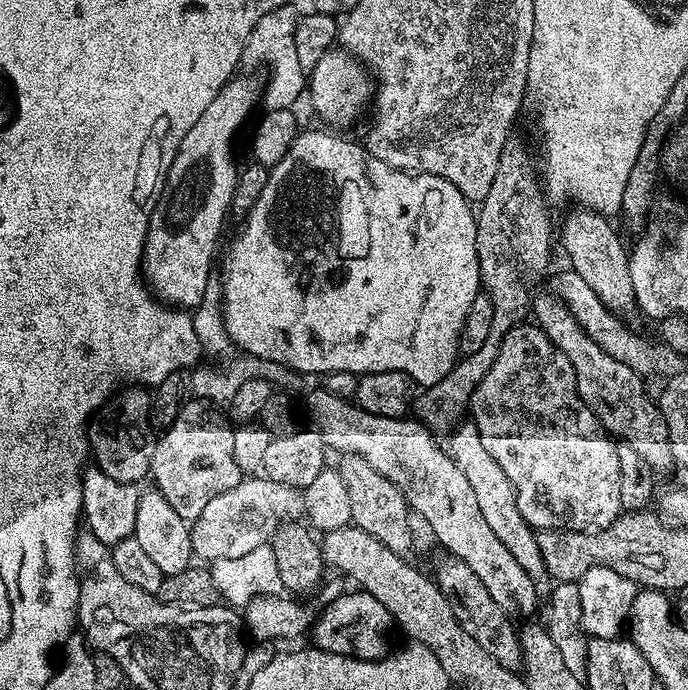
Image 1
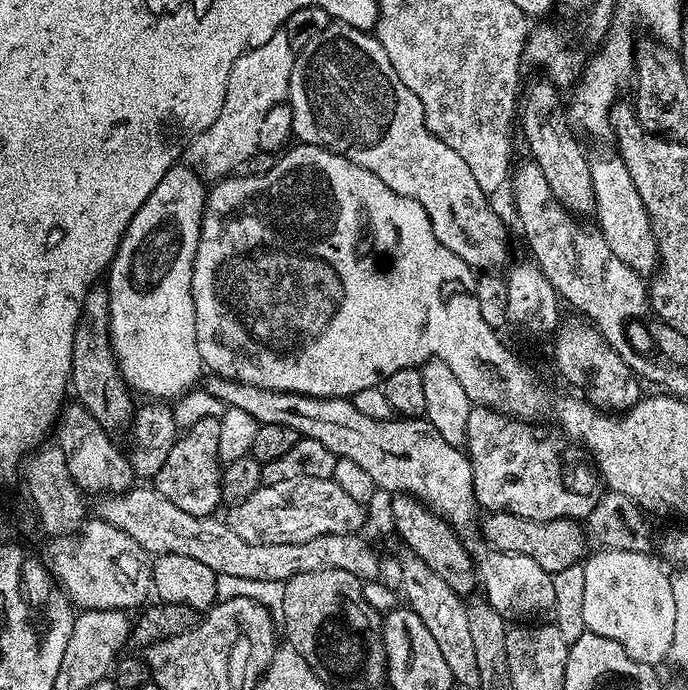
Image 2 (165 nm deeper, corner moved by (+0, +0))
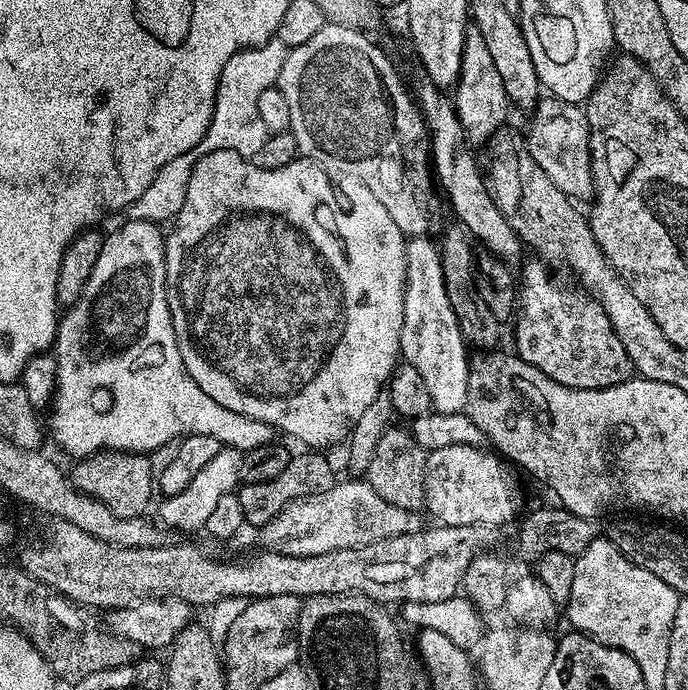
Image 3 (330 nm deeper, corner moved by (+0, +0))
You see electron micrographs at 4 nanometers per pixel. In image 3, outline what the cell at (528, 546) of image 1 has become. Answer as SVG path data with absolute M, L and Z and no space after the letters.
M427 235L413 236L405 243L404 253L408 261L406 262L406 282L404 283L404 321L402 322L402 330L400 331L400 355L403 363L414 366L414 370L418 370L418 374L426 381L426 387L430 393L430 402L433 409L437 413L454 414L455 412L464 412L468 408L468 373L470 371L470 352L469 345L465 343L462 330L459 328L458 318L454 314L454 309L450 306L449 295L446 292L446 286L443 282L442 262L440 261L440 249L435 239L428 240Z

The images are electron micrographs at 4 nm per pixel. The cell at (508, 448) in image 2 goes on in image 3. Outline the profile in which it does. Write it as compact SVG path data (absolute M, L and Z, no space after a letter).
M452 445L428 452L424 508L437 525L476 528L480 524L508 524L525 511L524 488L513 465L486 451L474 445Z

